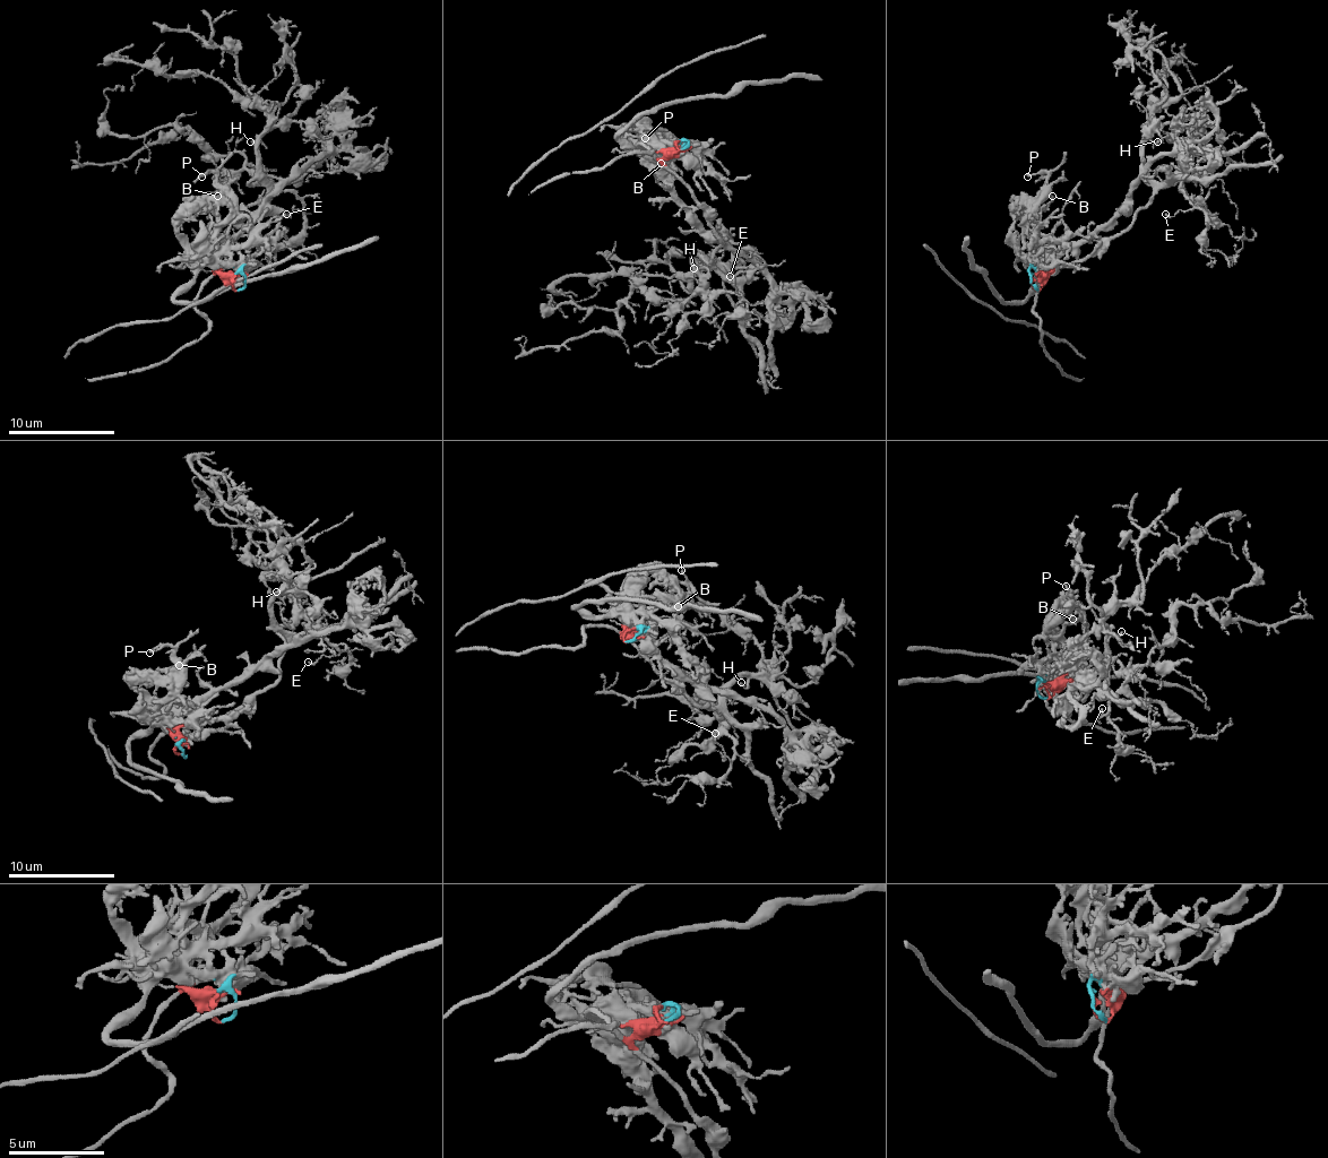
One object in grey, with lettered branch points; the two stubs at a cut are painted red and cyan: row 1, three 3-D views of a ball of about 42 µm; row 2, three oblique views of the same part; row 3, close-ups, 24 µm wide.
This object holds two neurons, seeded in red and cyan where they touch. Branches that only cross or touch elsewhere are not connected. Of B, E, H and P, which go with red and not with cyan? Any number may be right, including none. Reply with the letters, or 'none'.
E, H

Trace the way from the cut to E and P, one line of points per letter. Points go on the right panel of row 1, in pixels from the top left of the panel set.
E: (1040, 292), (1040, 281), (1053, 270), (1085, 259), (1128, 225), (1161, 182), (1179, 180), (1192, 206), (1165, 214)
P: (1037, 292), (1032, 284), (1026, 233), (1029, 200), (1045, 180), (1043, 174), (1026, 176)

